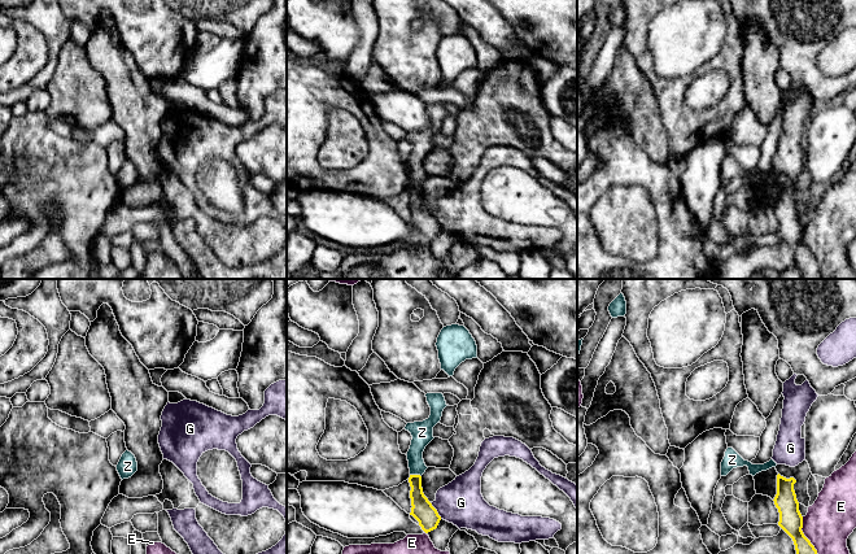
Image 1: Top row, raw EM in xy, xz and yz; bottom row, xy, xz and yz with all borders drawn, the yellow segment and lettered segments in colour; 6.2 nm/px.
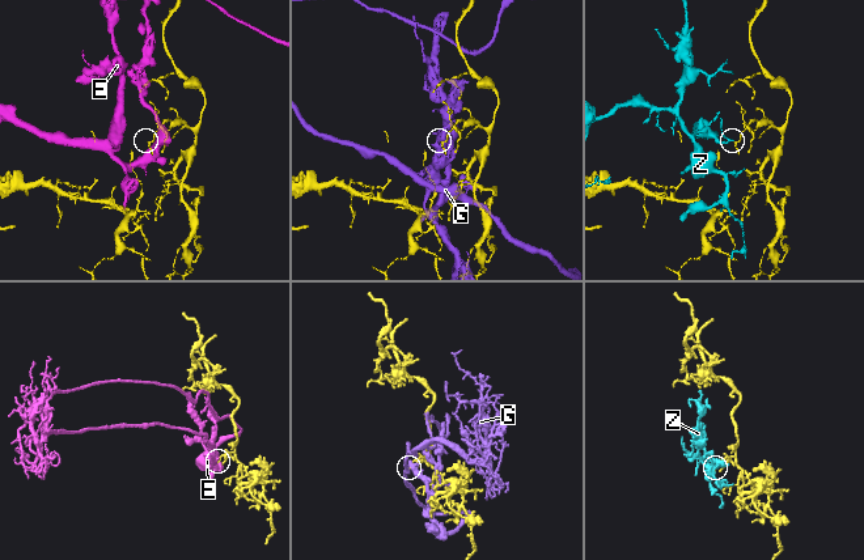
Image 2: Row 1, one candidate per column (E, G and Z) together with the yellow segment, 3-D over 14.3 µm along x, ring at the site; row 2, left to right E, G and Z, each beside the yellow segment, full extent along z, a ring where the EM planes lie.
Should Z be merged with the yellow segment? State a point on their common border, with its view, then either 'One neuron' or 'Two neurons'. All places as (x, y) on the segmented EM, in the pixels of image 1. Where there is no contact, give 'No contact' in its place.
Touches yellow at xz (415, 475). Two neurons

